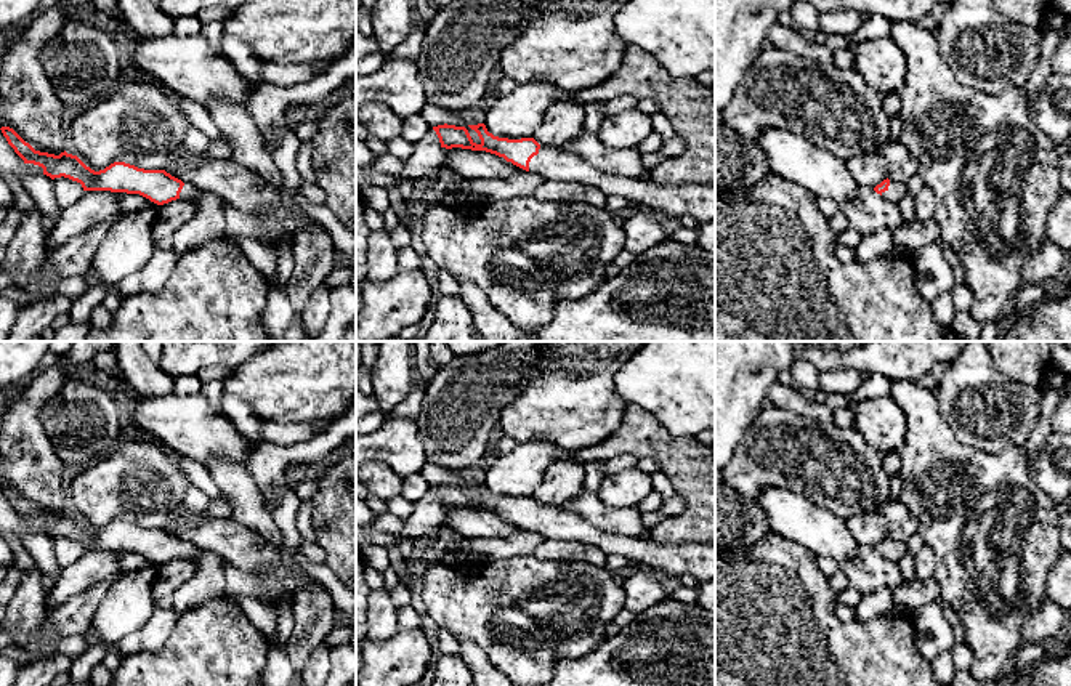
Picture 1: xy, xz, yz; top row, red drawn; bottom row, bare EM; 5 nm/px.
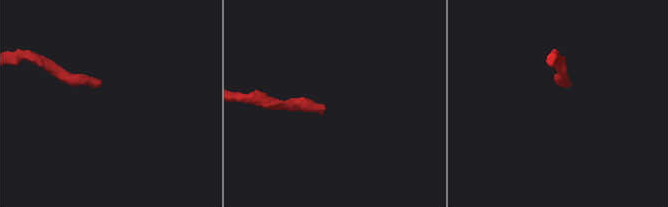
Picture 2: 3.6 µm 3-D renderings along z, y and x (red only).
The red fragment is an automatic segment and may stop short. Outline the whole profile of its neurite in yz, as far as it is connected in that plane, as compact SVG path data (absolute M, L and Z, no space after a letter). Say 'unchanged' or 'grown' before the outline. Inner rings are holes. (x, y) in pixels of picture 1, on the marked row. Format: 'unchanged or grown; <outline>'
grown; M887 178L880 184L877 184L874 191L888 202L898 204L907 194L907 186L904 183L890 181Z

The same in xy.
grown; M0 128L8 144L24 160L43 168L43 175L69 178L82 184L83 191L111 191L139 194L157 205L176 199L189 199L199 204L197 215L180 228L172 237L172 247L184 255L207 240L224 236L226 220L221 197L200 191L191 183L172 176L165 170L144 170L125 162L114 162L104 170L95 172L77 155L66 151L59 155L35 151L13 128Z

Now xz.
grown; M484 123L468 125L481 139L476 144L465 127L438 125L441 147L486 151L503 157L513 165L544 176L550 181L580 183L600 189L604 196L627 200L664 212L670 218L689 215L697 221L715 220L715 184L689 183L669 188L635 176L600 172L582 157L560 149L544 147L534 138L508 139L487 131Z

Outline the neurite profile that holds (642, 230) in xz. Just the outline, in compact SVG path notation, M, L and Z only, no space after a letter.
M645 212L625 216L622 229L625 232L624 250L635 256L667 239L662 221Z

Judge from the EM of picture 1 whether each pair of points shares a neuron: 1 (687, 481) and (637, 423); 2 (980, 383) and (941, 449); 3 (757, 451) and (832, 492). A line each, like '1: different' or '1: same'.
1: same
2: different
3: same

